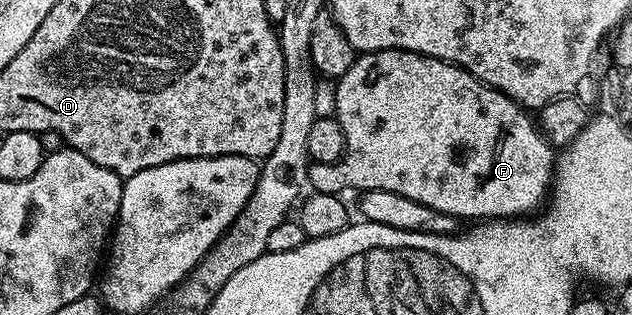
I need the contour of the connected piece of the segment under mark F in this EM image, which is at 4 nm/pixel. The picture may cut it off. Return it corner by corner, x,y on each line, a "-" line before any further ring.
377,50
371,54
359,53
354,59
352,68
337,79
334,92
336,94
336,112
340,128
344,128
346,155
332,164
313,163
310,168
309,185
320,194
341,195
342,190
379,190
380,192
396,192
400,196
408,196
408,200
416,200
416,204
428,204
428,208
436,208
436,212
444,212
459,220
514,220
519,216
530,216
547,201
552,190
552,179
556,169
556,150
550,145
539,123
530,119
531,111
521,102
514,101
506,94
485,86
479,78
473,78
467,70
461,70
453,62
445,62
439,58
426,58
416,52
407,50

